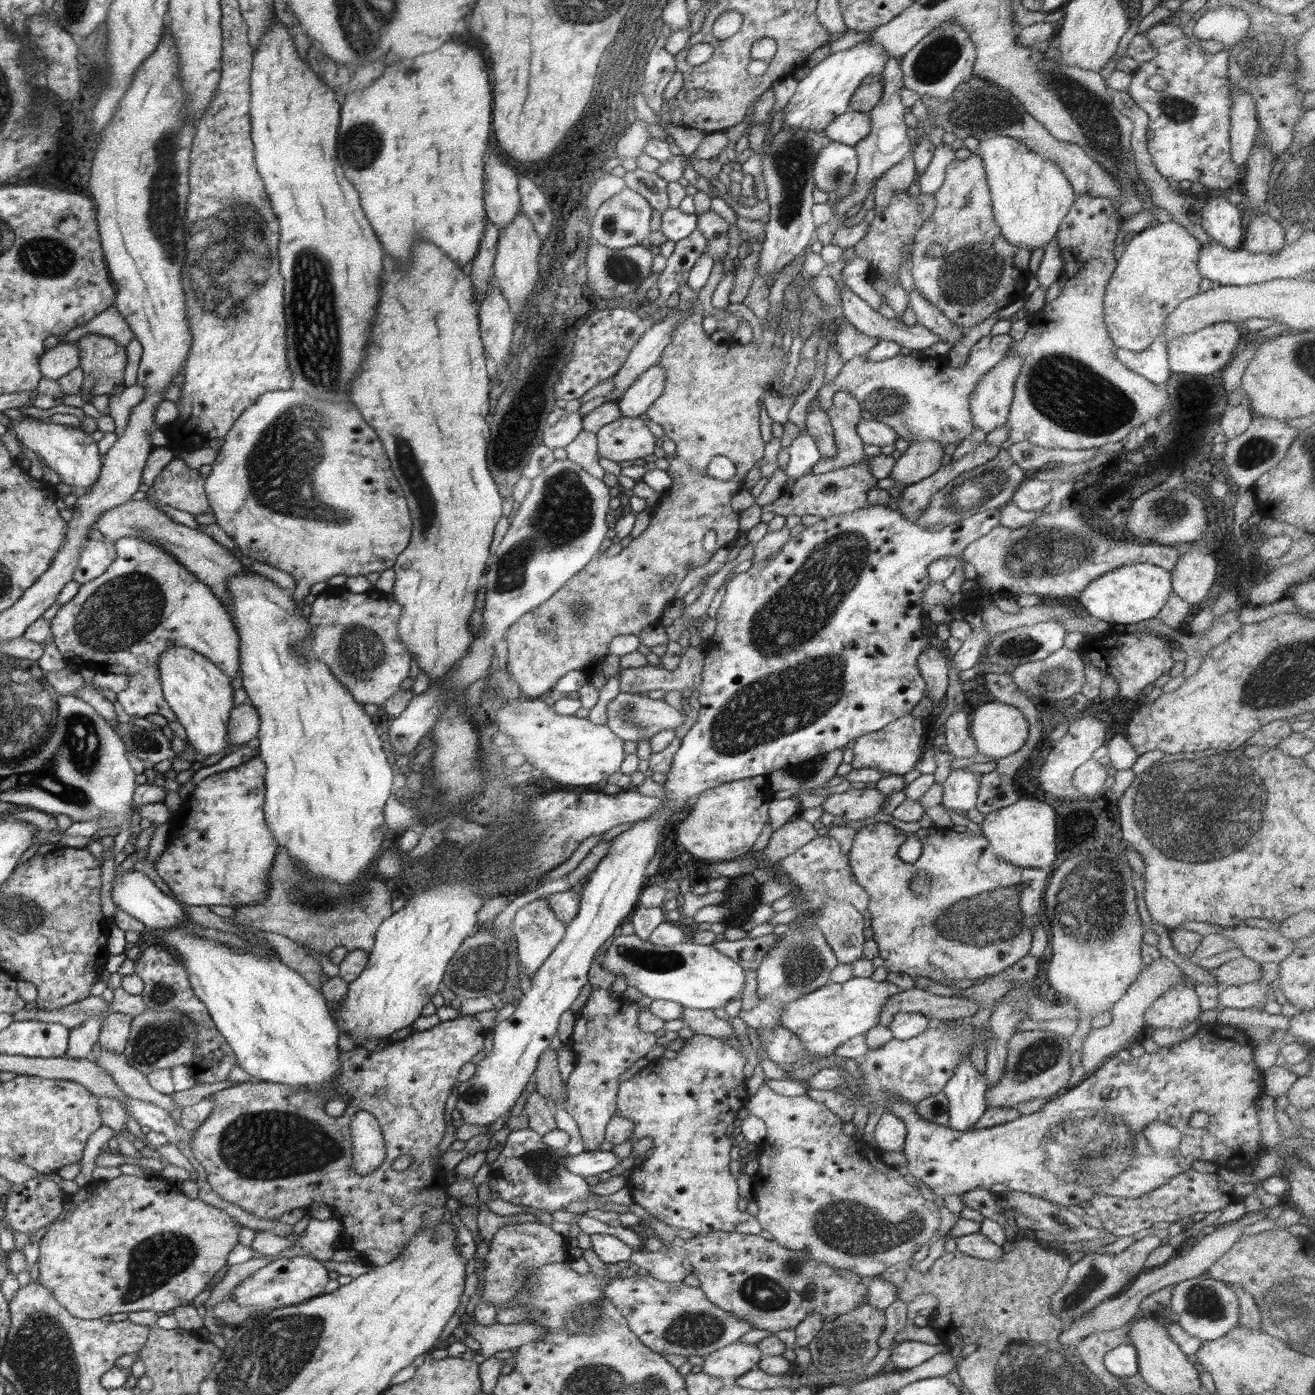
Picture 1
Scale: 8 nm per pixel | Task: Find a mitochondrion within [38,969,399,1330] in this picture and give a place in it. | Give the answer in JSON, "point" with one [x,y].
{"point":[258,1145]}

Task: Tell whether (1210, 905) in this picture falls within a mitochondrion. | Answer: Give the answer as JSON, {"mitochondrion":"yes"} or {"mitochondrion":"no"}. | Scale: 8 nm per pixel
{"mitochondrion":"no"}

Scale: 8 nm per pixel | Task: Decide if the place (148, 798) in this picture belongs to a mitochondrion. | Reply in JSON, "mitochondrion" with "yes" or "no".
{"mitochondrion":"no"}

